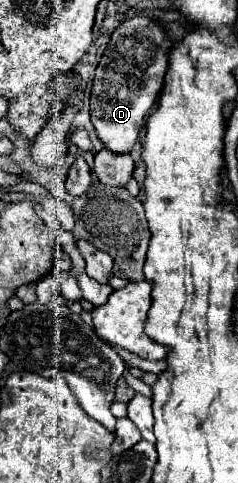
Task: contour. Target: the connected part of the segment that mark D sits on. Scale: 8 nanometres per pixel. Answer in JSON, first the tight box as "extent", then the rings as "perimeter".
{"extent":[90,17,172,155],"perimeter":[[[146,17],[128,19],[114,29],[112,39],[96,67],[96,77],[94,77],[92,95],[90,95],[90,119],[98,133],[98,139],[102,141],[104,147],[108,147],[108,151],[116,151],[118,155],[124,155],[124,153],[130,153],[132,145],[138,141],[140,127],[144,125],[144,117],[154,107],[164,87],[170,47],[172,47],[172,41],[168,41],[168,37],[164,35],[164,29]]]}

